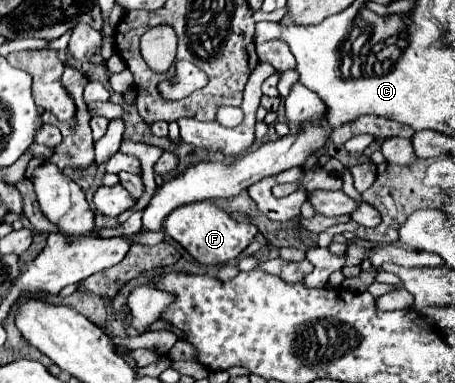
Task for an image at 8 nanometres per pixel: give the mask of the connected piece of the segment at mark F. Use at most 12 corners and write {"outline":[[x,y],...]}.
{"outline":[[211,201],[175,209],[165,221],[199,263],[237,259],[257,235]]}

